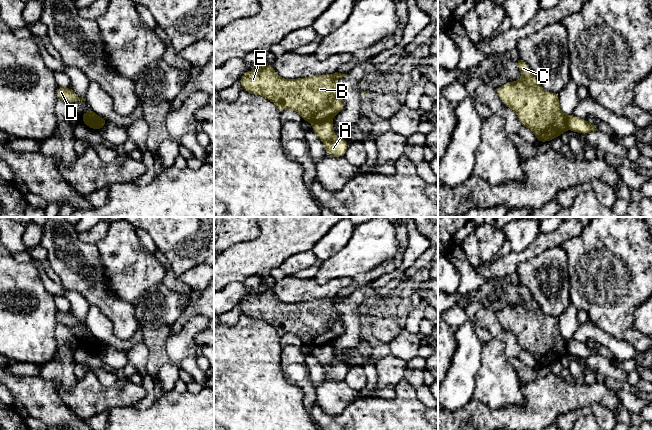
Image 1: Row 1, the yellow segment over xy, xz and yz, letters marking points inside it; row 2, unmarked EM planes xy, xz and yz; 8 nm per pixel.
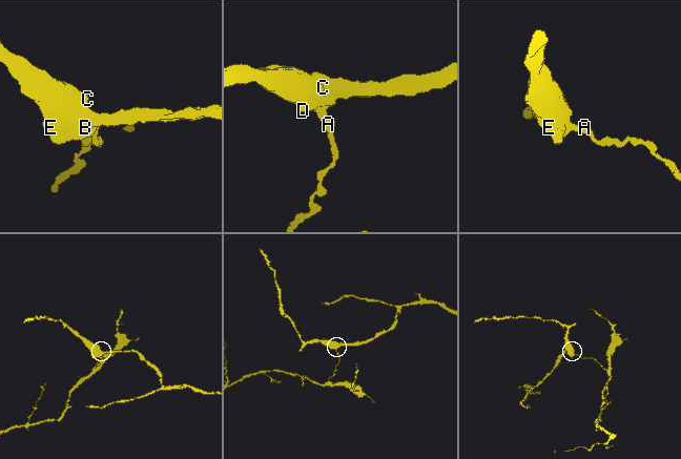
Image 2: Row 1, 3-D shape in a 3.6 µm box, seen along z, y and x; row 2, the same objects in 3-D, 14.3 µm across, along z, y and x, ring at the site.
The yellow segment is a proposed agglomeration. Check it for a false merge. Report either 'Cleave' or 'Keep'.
Cleave

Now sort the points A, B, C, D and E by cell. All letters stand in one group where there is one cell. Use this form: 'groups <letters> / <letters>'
groups A / B C D E

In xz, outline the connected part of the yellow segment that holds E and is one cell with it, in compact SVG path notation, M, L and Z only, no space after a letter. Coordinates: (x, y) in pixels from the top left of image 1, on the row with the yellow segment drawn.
M273 64L245 72L239 79L242 88L272 101L280 112L293 109L304 121L316 124L331 121L344 108L336 80L347 74L314 75L306 78L279 77Z

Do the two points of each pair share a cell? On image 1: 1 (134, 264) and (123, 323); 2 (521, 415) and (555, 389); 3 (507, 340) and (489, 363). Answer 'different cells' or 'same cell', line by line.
1: different cells
2: same cell
3: different cells

